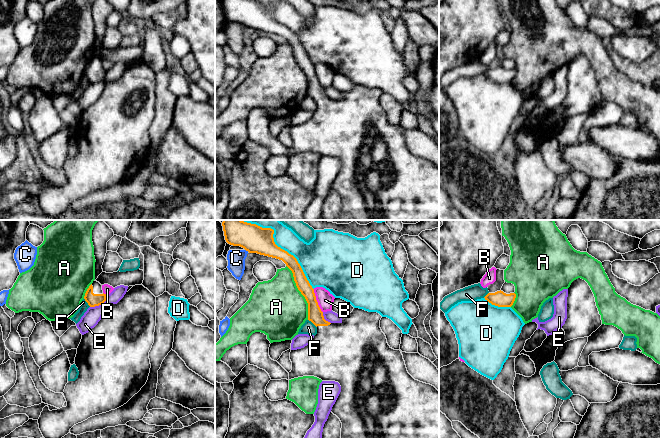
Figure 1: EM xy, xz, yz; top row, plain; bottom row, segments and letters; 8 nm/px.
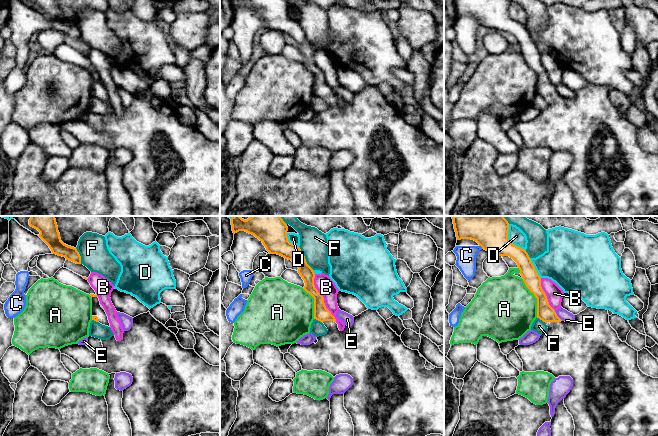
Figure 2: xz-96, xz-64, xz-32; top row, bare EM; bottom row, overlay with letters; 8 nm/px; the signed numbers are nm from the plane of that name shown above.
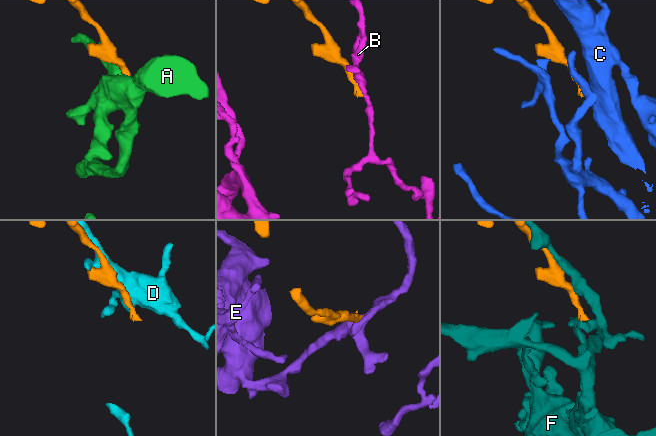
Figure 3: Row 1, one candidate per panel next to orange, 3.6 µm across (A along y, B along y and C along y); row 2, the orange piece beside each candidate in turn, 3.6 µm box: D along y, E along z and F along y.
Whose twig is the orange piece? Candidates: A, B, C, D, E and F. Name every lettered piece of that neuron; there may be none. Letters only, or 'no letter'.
no letter

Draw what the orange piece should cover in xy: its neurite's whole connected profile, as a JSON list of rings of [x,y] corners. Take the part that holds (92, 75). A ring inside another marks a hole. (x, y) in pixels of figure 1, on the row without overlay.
[[[94,56],[87,65],[84,75],[90,83],[103,80],[106,77],[106,70],[103,69],[102,61]]]

